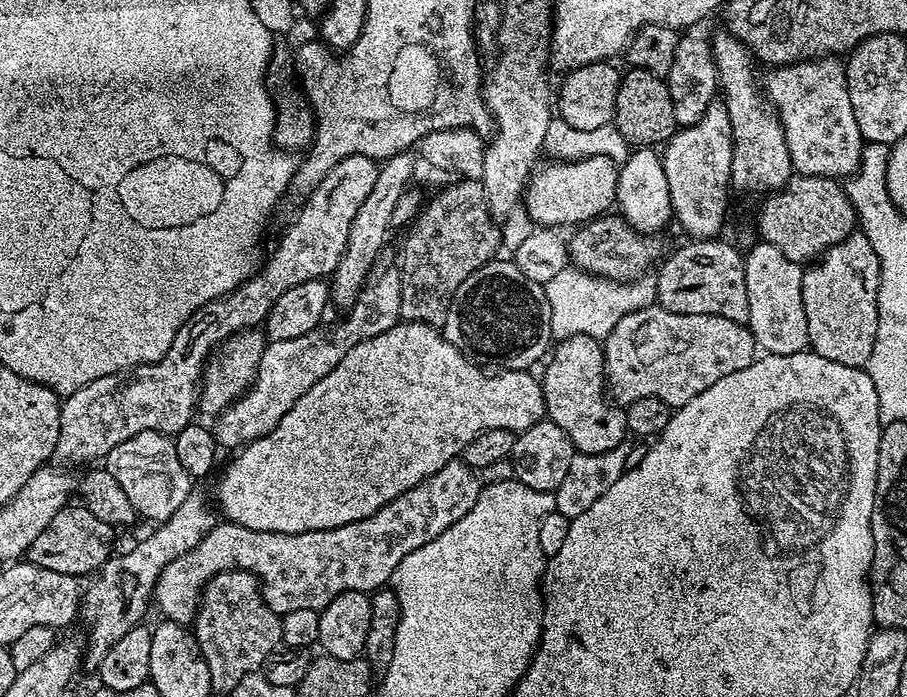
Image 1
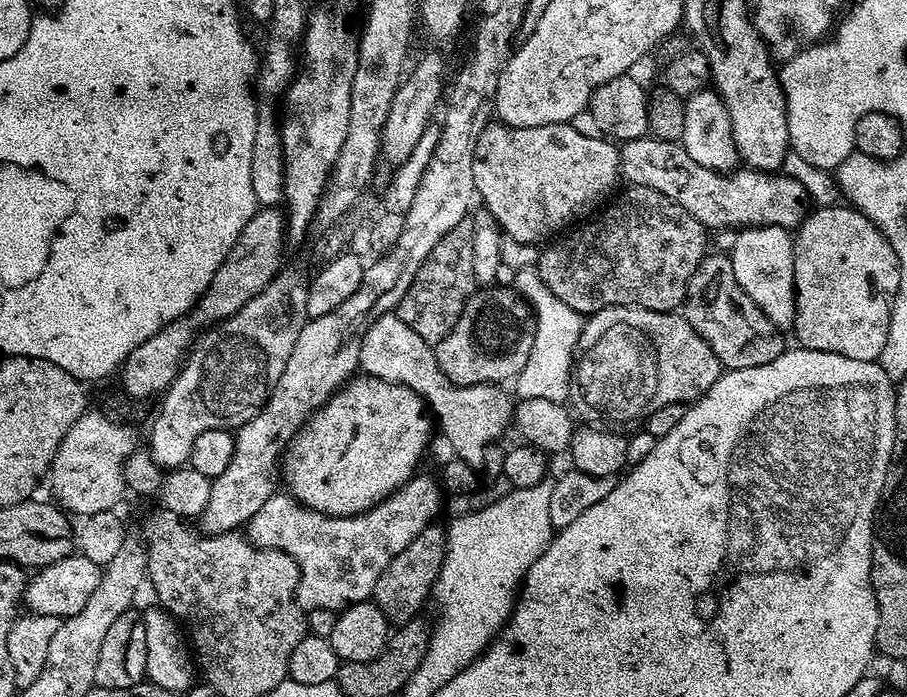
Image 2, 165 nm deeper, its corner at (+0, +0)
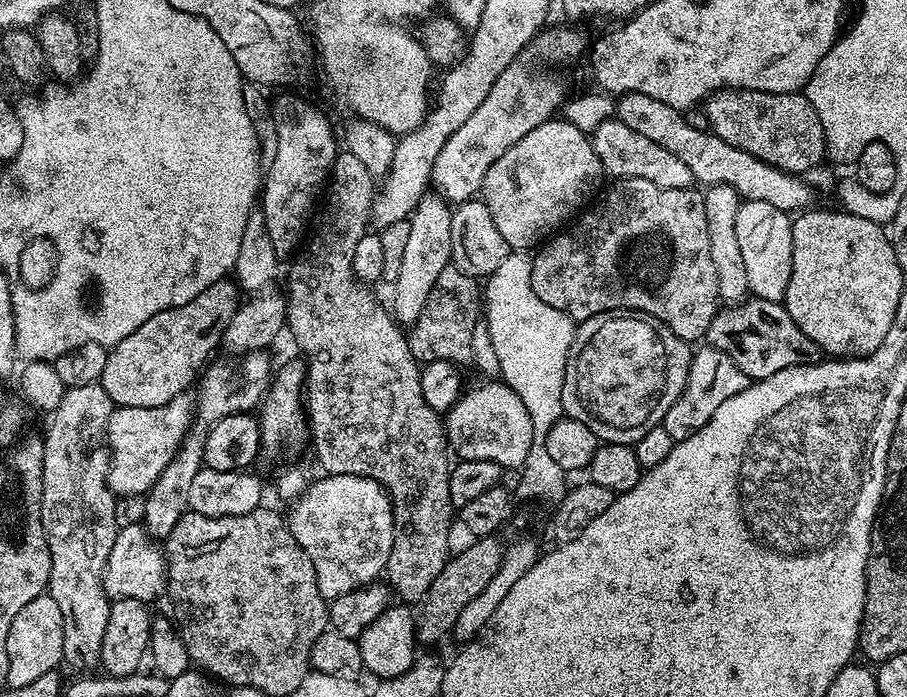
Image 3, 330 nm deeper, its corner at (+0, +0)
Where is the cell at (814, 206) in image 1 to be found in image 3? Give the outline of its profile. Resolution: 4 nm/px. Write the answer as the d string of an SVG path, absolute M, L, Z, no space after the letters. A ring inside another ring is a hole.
M615 118L602 122L590 133L590 139L594 146L594 154L602 162L605 173L612 178L646 178L654 182L654 186L666 186L667 188L690 188L694 181L690 174L690 166L682 162L682 158L670 154L666 146L658 146L658 142L650 142L638 130L630 130L626 122Z

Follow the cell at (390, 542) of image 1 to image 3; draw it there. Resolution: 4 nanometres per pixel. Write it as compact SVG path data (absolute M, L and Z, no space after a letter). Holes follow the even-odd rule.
M324 474L321 477L321 480L313 479L304 493L296 497L291 505L292 513L287 513L286 519L298 546L302 546L310 562L314 562L318 590L325 600L331 602L342 594L350 594L368 584L377 583L385 575L390 550L394 546L394 514L392 500L376 480L350 474Z

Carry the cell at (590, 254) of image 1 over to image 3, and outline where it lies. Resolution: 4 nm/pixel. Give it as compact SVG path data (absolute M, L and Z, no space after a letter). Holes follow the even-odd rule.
M620 178L613 184L616 185L608 193L605 191L579 219L569 223L563 230L557 231L547 242L539 245L538 251L532 256L532 289L534 294L538 294L538 298L542 298L542 302L546 302L546 306L554 306L554 310L567 312L576 322L588 320L599 312L623 310L658 318L666 327L674 330L674 334L678 334L678 338L683 340L689 342L703 341L708 335L710 322L714 322L716 313L722 307L720 291L718 290L718 270L714 270L714 258L710 256L710 226L706 226L704 192L700 190L696 192L695 187L654 186L654 182L650 182L646 178L630 178L629 180Z

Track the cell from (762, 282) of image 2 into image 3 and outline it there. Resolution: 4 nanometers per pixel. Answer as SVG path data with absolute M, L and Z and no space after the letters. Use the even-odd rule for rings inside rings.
M744 200L734 221L738 229L738 247L746 265L749 293L757 300L783 301L792 273L792 220L789 213L770 206L770 202Z

